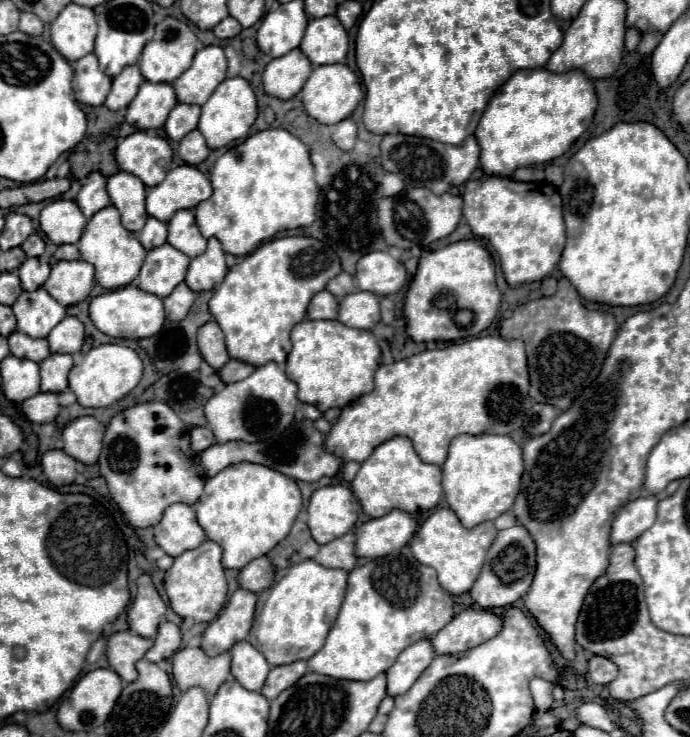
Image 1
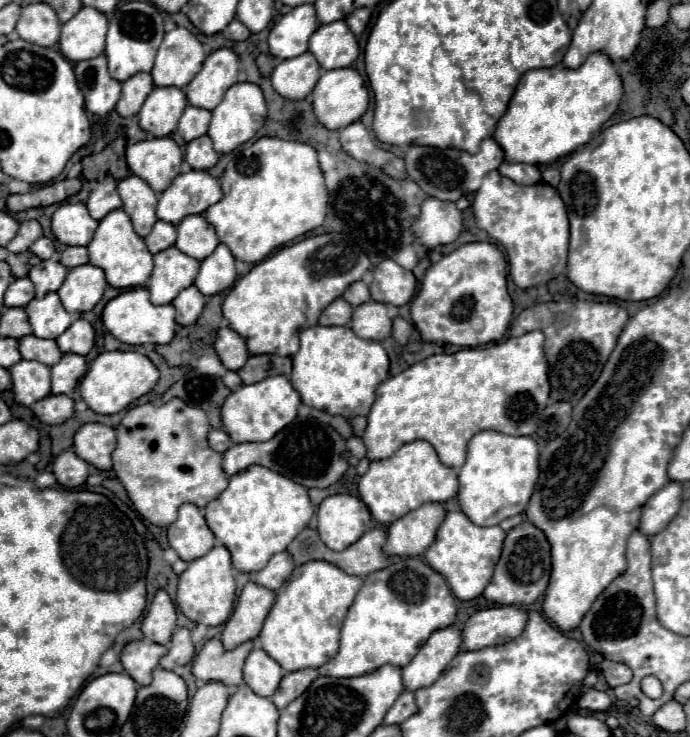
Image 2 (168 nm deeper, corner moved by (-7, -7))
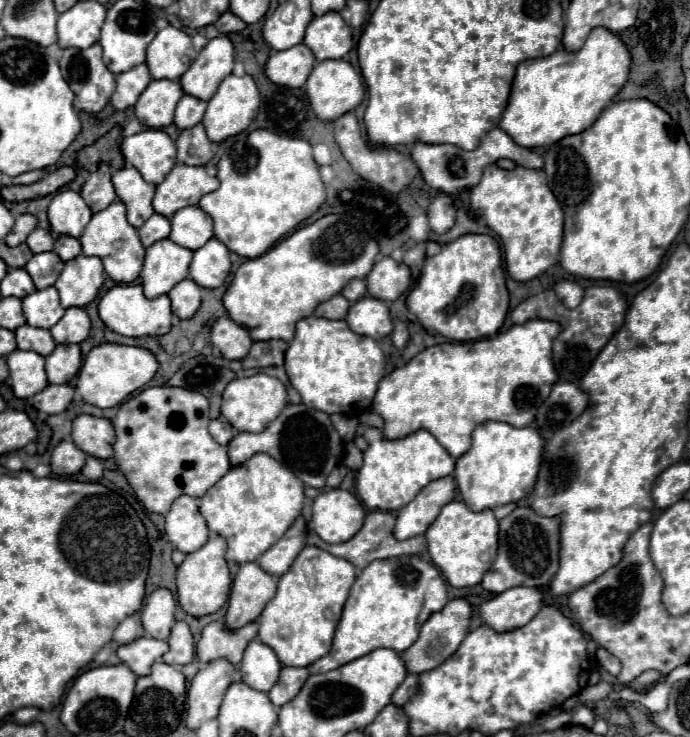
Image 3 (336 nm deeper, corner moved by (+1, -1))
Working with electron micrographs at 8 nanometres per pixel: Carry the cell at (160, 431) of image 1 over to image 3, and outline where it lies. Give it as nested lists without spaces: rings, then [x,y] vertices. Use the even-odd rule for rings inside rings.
[[[148,387],[138,395],[124,401],[112,419],[116,429],[114,443],[114,459],[118,469],[124,473],[128,483],[132,485],[136,497],[148,511],[168,513],[172,501],[180,495],[202,497],[232,465],[228,461],[228,451],[224,445],[216,443],[208,433],[208,399],[202,393],[180,389],[180,387]]]

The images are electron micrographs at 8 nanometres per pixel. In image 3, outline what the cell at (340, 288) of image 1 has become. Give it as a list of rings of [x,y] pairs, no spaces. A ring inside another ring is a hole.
[[[352,279],[344,289],[342,289],[342,295],[348,299],[348,301],[358,301],[360,297],[366,295],[366,283],[362,279]]]

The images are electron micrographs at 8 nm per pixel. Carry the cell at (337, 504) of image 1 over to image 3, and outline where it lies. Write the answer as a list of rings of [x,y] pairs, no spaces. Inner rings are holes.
[[[326,489],[312,505],[314,531],[326,543],[344,543],[352,539],[364,523],[362,503],[344,489]]]

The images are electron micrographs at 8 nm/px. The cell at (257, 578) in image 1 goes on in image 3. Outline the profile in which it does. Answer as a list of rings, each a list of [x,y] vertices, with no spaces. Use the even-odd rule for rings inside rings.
[[[300,515],[294,521],[294,525],[286,531],[286,535],[258,559],[260,567],[270,575],[276,577],[284,575],[290,569],[296,555],[306,547],[306,535],[308,535],[306,519]]]

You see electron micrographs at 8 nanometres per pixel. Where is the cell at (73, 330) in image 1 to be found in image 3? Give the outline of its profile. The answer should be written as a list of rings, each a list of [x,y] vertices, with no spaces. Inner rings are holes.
[[[70,307],[50,333],[56,343],[82,343],[90,333],[90,319],[82,307]]]

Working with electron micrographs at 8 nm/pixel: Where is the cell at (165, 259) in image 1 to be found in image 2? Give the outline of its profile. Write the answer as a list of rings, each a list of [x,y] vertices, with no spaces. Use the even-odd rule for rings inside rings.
[[[168,247],[160,253],[154,255],[154,271],[148,279],[148,291],[150,291],[150,299],[154,305],[166,305],[166,303],[172,303],[172,299],[184,289],[184,287],[190,287],[198,275],[198,269],[200,269],[200,261],[184,255],[182,251],[178,251],[176,247]]]

